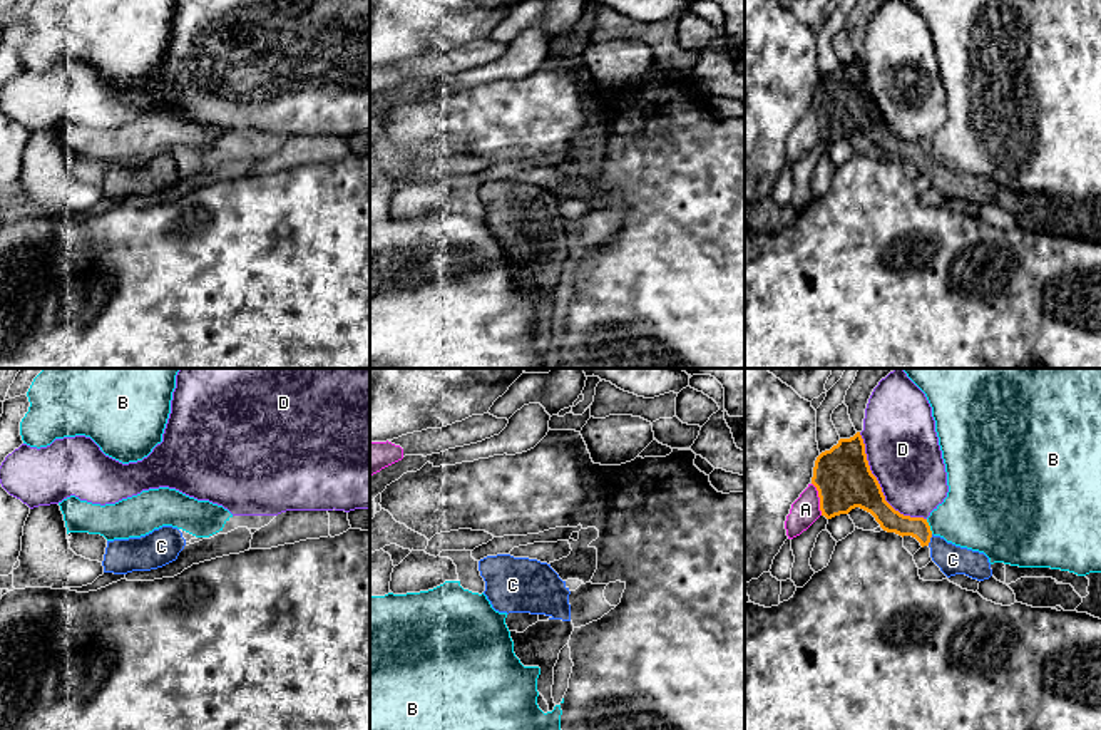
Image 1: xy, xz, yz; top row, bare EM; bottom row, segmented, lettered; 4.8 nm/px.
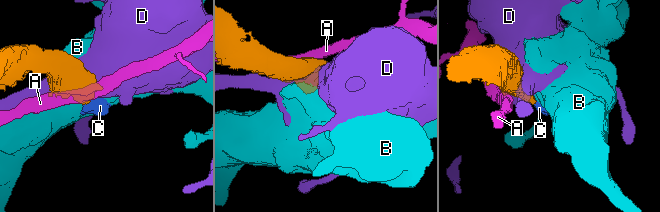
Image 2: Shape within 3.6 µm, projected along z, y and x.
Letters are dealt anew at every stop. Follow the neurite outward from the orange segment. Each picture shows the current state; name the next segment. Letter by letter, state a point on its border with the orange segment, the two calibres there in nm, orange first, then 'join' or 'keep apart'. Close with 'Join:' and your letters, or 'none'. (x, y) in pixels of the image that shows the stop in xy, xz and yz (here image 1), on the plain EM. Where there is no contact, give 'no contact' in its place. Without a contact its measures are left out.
A: yz (820, 124) | 280/140 nm | keep apart
B: yz (929, 151) | 110/360 nm | keep apart
C: yz (929, 164) | 110/150 nm | join
D: yz (879, 111) | 280/360 nm | keep apart
Join: C

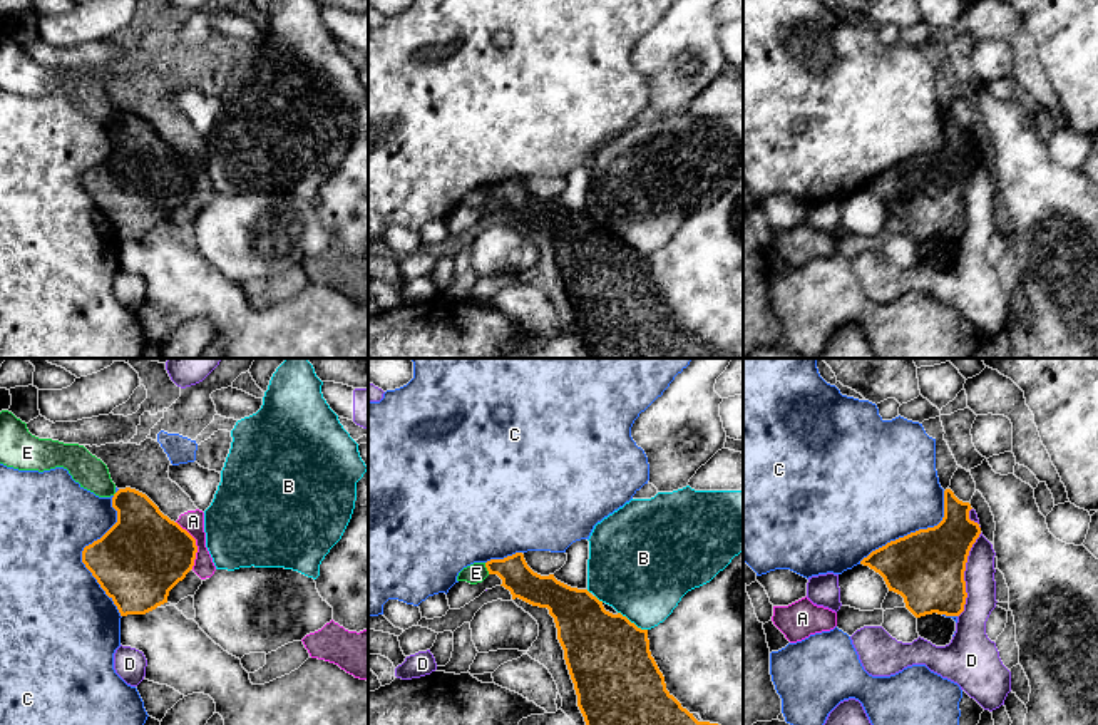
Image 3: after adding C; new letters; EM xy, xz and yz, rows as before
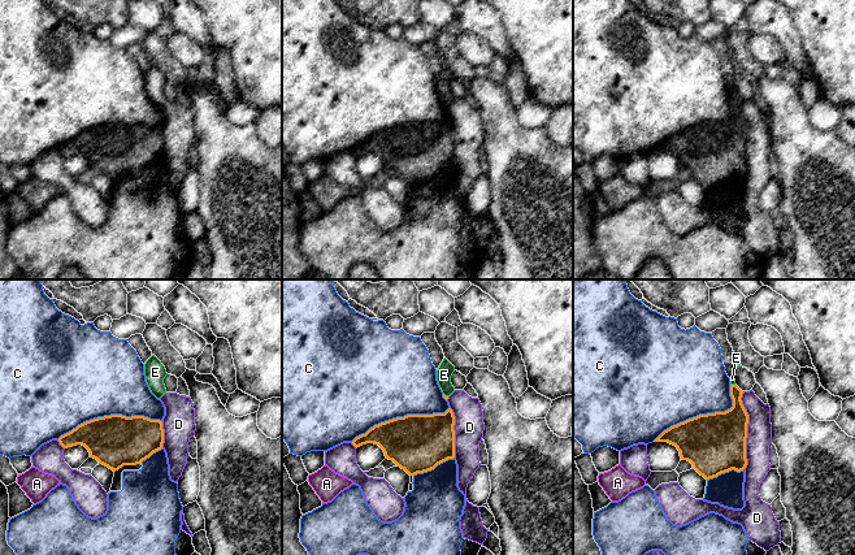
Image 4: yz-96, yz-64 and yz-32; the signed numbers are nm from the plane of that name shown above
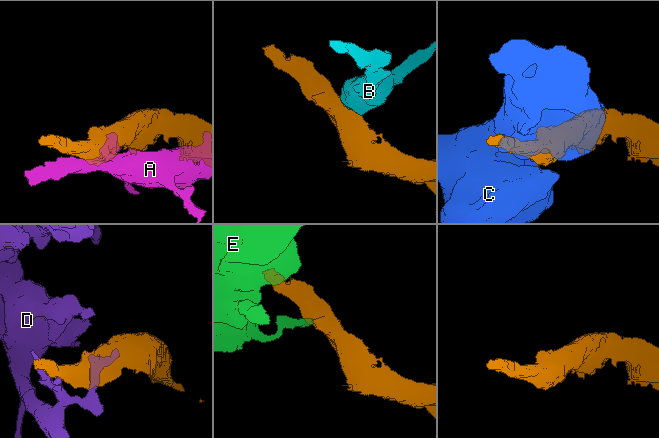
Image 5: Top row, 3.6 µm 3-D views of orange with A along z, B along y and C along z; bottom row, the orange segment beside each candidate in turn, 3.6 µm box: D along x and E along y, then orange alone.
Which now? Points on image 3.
A: xy (194, 169) | 420/110 nm | keep apart
B: xz (633, 248) | 400/440 nm | keep apart
C: xy (82, 179) | 380/440 nm | keep apart
D: yz (963, 200) | 360/140 nm | keep apart
E: xz (486, 191) | 150/100 nm | keep apart
Join: none

